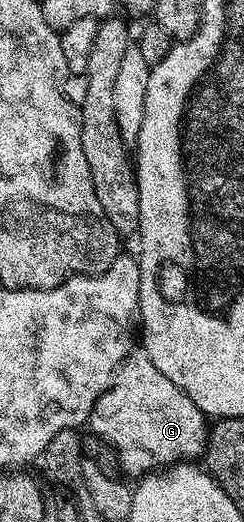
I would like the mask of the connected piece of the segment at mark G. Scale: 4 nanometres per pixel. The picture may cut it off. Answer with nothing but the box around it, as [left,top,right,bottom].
[87,349,210,476]

